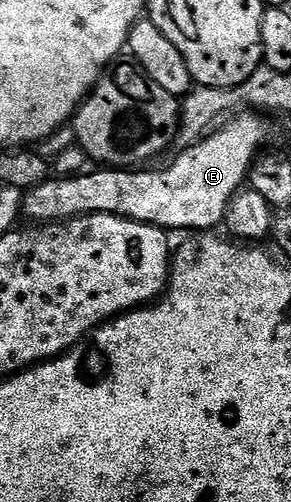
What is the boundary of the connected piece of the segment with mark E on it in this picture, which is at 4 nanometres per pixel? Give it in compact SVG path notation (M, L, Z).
M245 113L228 118L233 120L225 119L211 134L185 147L184 153L168 169L140 172L144 170L105 167L96 170L100 172L85 171L67 178L56 178L60 180L49 178L38 187L27 189L22 200L23 215L28 215L32 222L59 222L76 216L92 216L96 212L110 212L113 216L125 216L128 220L153 224L165 230L215 229L212 227L223 221L232 196L247 181L253 160L261 155L264 136L272 132L271 126L264 124L263 115Z

